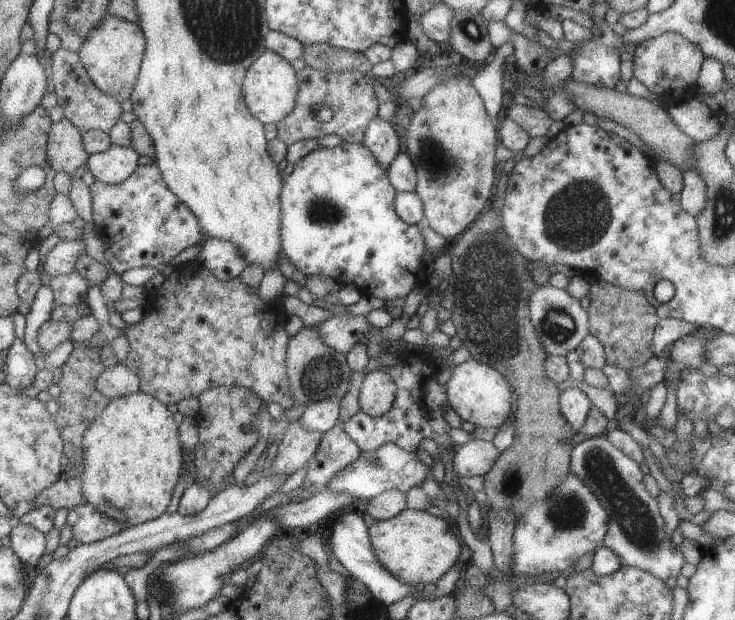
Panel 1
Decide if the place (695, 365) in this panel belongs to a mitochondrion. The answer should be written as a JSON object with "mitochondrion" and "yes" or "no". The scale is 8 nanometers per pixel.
{"mitochondrion":"no"}

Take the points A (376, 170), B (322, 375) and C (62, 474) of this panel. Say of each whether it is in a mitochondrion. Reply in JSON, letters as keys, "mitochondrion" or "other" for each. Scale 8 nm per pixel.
{"A":"other","B":"mitochondrion","C":"other"}

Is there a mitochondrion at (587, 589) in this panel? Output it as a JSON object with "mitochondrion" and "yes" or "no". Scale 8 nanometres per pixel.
{"mitochondrion":"no"}

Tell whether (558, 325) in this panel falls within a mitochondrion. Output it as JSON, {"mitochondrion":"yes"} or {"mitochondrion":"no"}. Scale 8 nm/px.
{"mitochondrion":"yes"}

